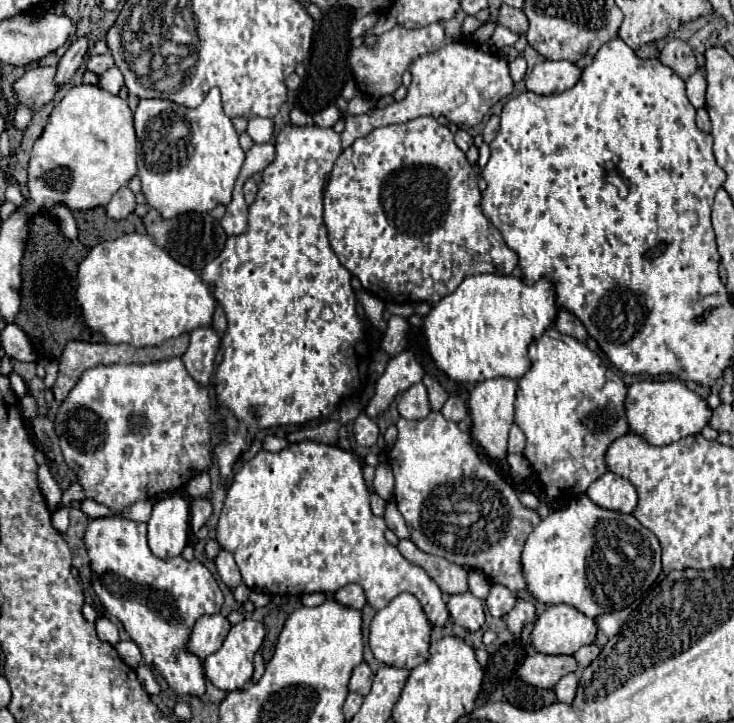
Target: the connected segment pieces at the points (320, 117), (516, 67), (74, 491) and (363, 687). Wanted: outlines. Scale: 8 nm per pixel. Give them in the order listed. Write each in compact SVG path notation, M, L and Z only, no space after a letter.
M334 106L334 108L326 108L326 110L322 110L322 112L318 112L318 114L314 114L312 116L312 120L314 120L314 124L318 124L318 126L334 126L334 122L340 118L340 110Z
M518 56L512 64L510 64L510 76L514 82L520 82L526 74L526 60L522 56Z
M72 482L66 490L64 490L64 496L62 496L62 506L70 506L74 500L84 500L84 490L78 482Z
M362 662L360 666L356 666L350 678L350 692L360 692L362 696L366 696L370 692L370 686L372 686L372 670L366 662Z

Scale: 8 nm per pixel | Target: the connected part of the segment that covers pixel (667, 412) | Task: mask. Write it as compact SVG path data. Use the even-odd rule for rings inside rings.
M640 380L632 384L628 388L626 412L630 430L644 436L654 446L672 444L684 436L698 434L712 416L706 398L698 396L682 380Z

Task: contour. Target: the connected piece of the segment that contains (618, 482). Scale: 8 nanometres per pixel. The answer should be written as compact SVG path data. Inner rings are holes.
M606 472L598 480L594 480L586 490L586 496L592 498L592 502L598 504L600 508L608 508L624 514L632 514L638 502L636 488L632 486L632 482L612 472Z

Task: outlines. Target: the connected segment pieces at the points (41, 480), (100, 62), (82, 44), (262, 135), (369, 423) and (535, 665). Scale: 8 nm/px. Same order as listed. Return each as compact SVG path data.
M40 450L36 452L36 460L38 460L38 486L40 486L40 492L46 498L48 510L54 512L56 508L60 508L60 486L54 482L52 474L50 474L46 462L44 462L44 454Z
M102 54L102 56L90 56L88 58L88 70L94 72L94 74L104 74L110 66L114 64L112 60L112 54Z
M88 36L76 38L72 42L72 46L68 48L68 52L62 56L62 60L58 62L58 72L56 72L56 84L66 84L70 82L70 78L74 76L74 72L78 70L78 66L82 64L82 60L86 58L90 48L90 40Z
M250 118L248 120L248 134L256 144L270 142L274 136L274 122L270 118Z
M360 412L360 416L354 420L354 438L360 446L374 446L378 440L378 424L368 418L364 412Z
M532 654L520 666L518 678L530 686L556 686L562 676L576 670L578 670L578 664L574 656Z

